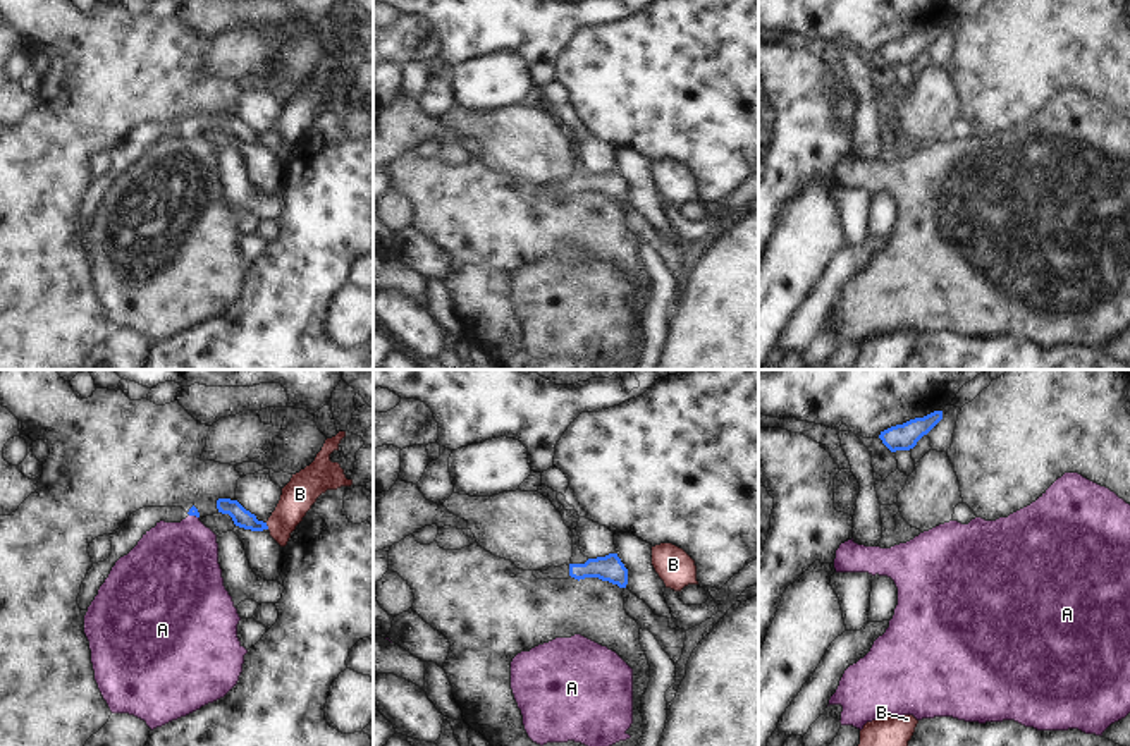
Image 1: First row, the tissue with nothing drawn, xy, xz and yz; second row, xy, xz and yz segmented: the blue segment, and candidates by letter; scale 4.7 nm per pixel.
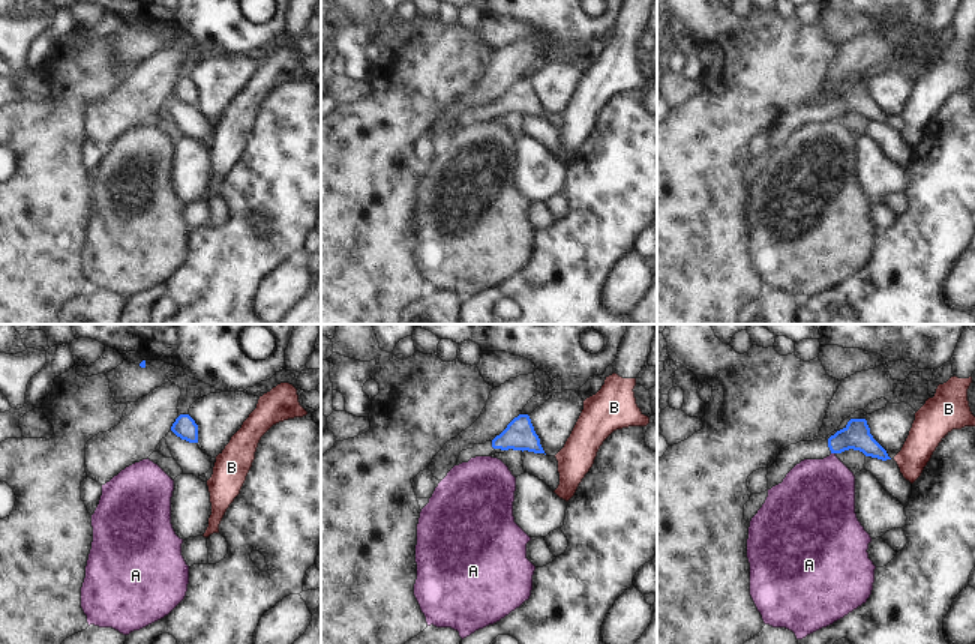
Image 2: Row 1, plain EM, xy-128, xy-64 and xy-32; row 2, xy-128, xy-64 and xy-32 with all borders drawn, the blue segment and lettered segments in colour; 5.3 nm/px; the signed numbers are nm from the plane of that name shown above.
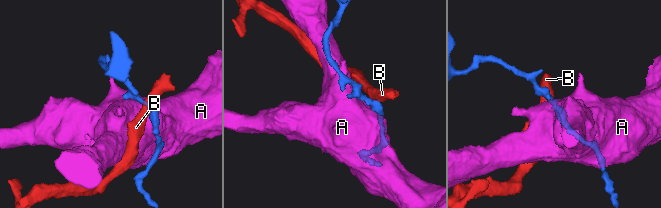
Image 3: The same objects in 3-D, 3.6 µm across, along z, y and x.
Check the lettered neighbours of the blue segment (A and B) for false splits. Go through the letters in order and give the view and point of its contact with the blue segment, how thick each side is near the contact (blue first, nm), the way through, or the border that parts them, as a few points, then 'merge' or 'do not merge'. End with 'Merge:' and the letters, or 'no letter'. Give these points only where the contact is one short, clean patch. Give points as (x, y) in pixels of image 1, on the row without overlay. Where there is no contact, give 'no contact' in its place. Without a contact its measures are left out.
A: contact xy (195, 129); calibres 50 and 400 nm; do not merge
B: contact xy (267, 141); calibres 90 and 160 nm; border xy (265, 138), (269, 143); do not merge
Merge: no letter

